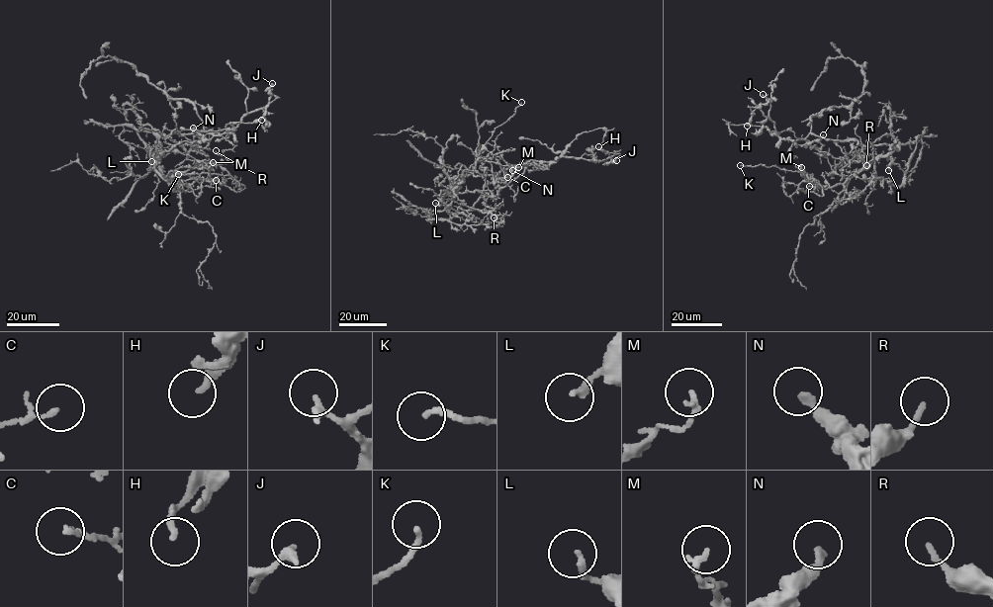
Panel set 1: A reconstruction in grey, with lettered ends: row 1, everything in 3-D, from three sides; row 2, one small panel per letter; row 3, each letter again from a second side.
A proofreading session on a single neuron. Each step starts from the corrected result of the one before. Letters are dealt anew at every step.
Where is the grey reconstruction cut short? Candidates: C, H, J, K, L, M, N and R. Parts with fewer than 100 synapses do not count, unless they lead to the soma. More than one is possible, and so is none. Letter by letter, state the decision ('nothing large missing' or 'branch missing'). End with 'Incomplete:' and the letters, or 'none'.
C: nothing large missing
H: nothing large missing
J: nothing large missing
K: nothing large missing
L: nothing large missing
M: nothing large missing
N: nothing large missing
R: nothing large missing
Incomplete: none

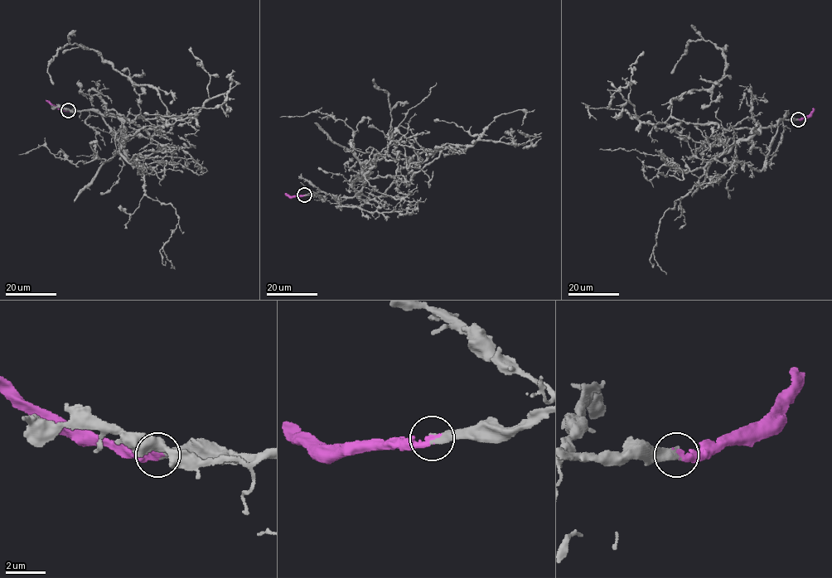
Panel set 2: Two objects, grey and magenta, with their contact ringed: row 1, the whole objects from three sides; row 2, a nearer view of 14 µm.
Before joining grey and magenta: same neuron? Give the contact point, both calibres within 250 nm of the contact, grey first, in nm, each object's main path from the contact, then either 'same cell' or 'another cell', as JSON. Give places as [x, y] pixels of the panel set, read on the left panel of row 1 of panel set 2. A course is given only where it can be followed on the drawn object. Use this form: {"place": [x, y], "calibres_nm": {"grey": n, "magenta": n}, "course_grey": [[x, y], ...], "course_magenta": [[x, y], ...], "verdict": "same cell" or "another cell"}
{"place": [68, 110], "calibres_nm": {"grey": 380, "magenta": 320}, "course_grey": [[68, 111], [132, 122], [169, 113], [151, 85], [134, 84], [75, 43], [50, 62], [53, 84]], "course_magenta": [[68, 111], [58, 108], [45, 99]], "verdict": "same cell"}

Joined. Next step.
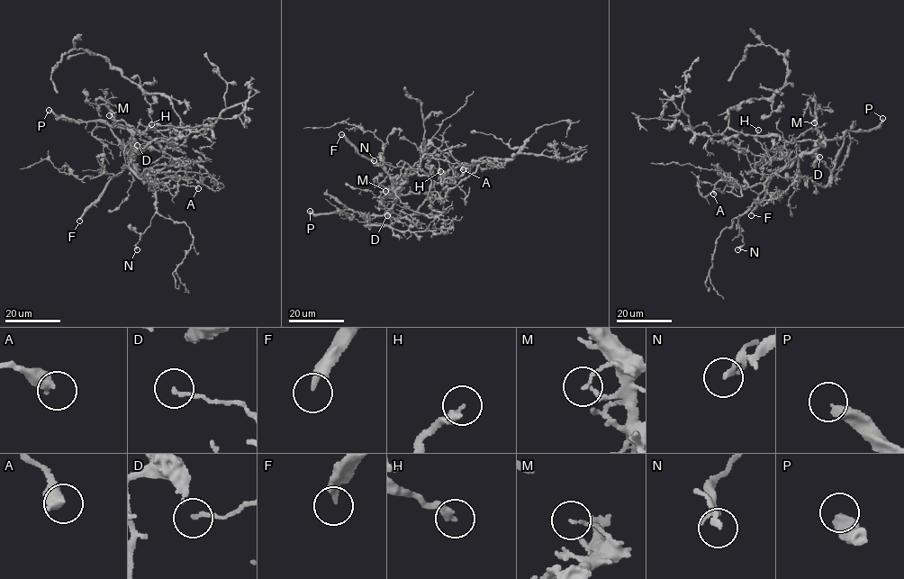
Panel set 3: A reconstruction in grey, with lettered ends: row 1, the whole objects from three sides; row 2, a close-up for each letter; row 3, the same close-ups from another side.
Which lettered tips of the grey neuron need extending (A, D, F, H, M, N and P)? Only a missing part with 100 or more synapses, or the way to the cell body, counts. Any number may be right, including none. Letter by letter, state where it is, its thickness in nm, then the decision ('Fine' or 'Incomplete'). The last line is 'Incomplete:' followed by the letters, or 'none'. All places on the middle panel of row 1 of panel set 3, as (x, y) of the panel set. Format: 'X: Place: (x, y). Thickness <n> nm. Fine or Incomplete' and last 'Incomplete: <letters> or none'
A: Place: (463, 169). Thickness 440 nm. Fine
D: Place: (387, 215). Thickness 140 nm. Fine
F: Place: (341, 134). Thickness 240 nm. Incomplete
H: Place: (440, 171). Thickness 280 nm. Fine
M: Place: (385, 191). Thickness 110 nm. Fine
N: Place: (374, 160). Thickness 120 nm. Fine
P: Place: (310, 211). Thickness 420 nm. Incomplete
Incomplete: F, P

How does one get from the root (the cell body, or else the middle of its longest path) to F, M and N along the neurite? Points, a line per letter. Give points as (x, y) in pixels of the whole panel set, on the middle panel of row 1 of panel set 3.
F: (440, 154), (421, 158), (406, 169), (401, 187), (395, 194), (385, 169), (360, 154), (341, 134)
M: (440, 154), (421, 158), (406, 169), (401, 189), (387, 212), (381, 202), (389, 193), (385, 191)
N: (440, 154), (406, 169), (394, 194), (391, 181), (398, 176), (406, 183), (404, 168), (375, 166), (374, 160)

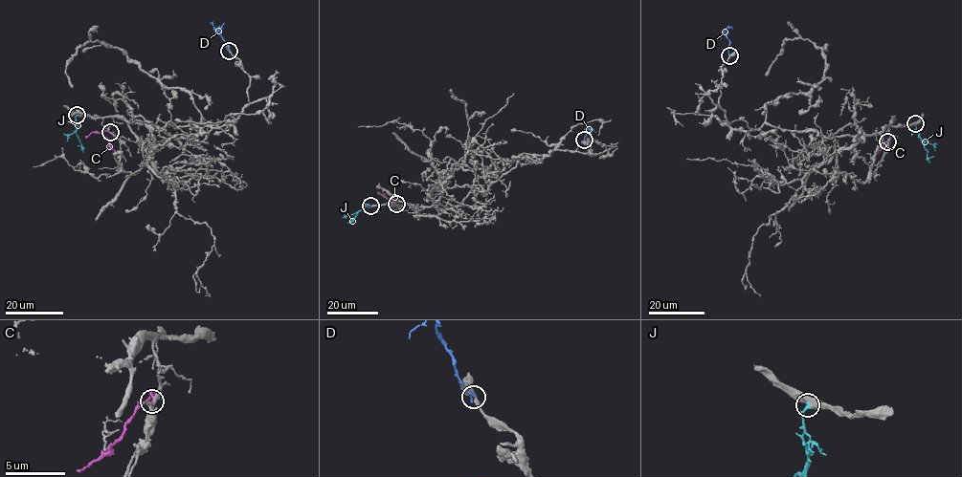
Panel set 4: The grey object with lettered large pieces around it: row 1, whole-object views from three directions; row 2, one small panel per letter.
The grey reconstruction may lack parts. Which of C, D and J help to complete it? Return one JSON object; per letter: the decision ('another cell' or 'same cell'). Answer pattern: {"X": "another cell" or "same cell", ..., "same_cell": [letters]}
{"C": "another cell", "D": "another cell", "J": "same cell", "same_cell": ["J"]}

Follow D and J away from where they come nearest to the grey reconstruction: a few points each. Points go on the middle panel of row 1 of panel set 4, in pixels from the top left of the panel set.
D: (584, 140), (592, 129), (585, 124)
J: (370, 205), (356, 212), (351, 223), (347, 223)

